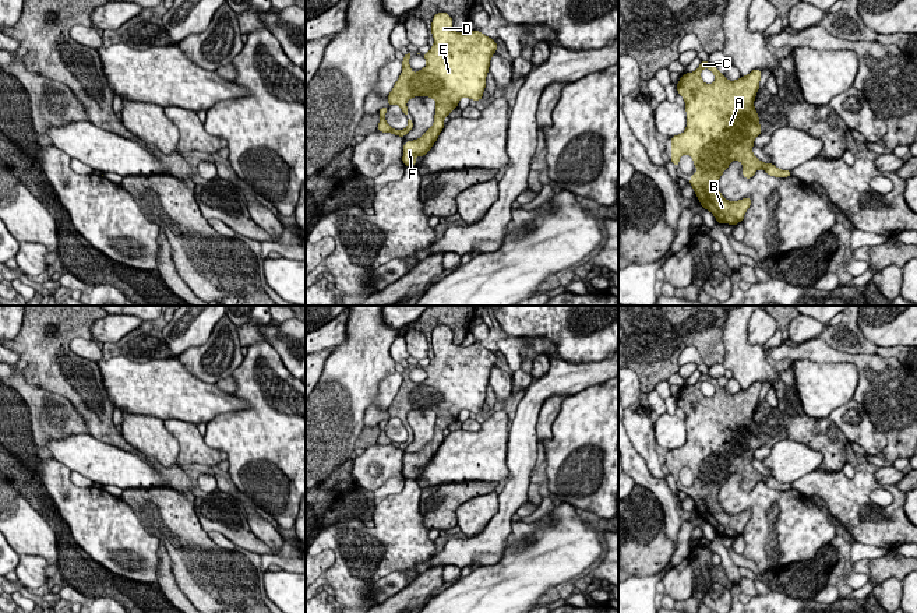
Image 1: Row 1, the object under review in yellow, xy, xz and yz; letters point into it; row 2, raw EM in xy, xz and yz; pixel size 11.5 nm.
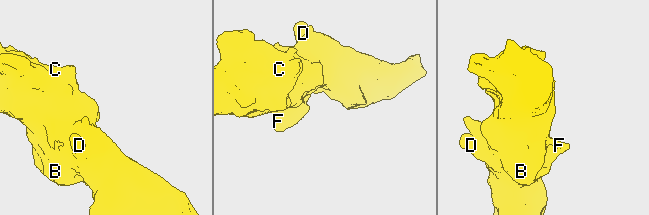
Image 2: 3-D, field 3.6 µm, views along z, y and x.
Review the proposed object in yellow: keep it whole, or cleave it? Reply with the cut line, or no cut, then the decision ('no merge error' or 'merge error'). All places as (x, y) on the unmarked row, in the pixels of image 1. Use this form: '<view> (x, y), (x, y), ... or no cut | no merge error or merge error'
no cut | no merge error

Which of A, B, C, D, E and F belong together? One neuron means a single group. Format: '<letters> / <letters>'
A B C D E F

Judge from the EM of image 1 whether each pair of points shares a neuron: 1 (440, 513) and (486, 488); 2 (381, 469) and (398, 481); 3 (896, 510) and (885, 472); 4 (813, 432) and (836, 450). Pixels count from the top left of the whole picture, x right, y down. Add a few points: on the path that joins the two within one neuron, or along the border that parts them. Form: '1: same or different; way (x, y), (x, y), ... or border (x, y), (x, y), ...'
1: same; way (451, 501), (459, 493), (475, 488)
2: different; border (401, 472), (397, 472), (373, 492)
3: different; border (873, 474), (881, 485)
4: same; way (818, 433), (831, 444)

